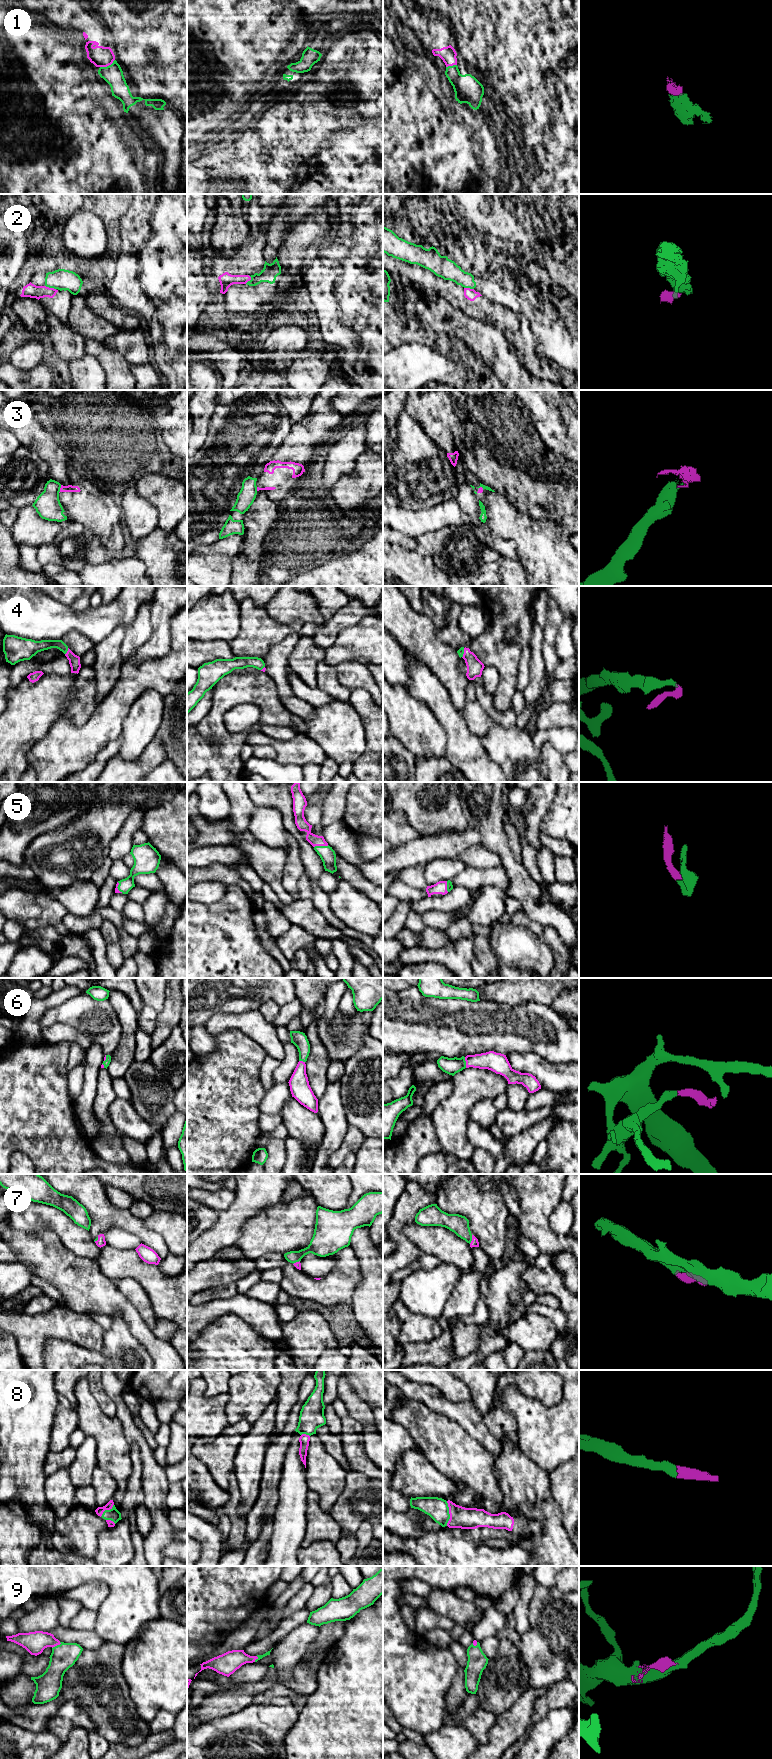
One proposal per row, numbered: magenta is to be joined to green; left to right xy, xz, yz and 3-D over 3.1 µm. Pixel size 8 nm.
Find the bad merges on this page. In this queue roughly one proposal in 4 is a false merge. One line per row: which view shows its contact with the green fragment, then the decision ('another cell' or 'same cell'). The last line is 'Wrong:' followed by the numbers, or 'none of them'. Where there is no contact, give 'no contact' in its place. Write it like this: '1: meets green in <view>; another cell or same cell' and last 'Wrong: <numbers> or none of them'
1: meets green in xy; same cell
2: meets green in xy; another cell
3: meets green in xy; another cell
4: meets green in xy; same cell
5: meets green in xz; same cell
6: meets green in yz; same cell
7: meets green in yz; same cell
8: meets green in yz; same cell
9: meets green in xy; same cell
Wrong: 2, 3

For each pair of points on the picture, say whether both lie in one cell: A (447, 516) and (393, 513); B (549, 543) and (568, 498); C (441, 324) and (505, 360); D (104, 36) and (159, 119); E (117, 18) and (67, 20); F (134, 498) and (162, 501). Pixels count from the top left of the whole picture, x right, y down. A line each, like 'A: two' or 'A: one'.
A: one
B: two
C: one
D: one
E: two
F: two

